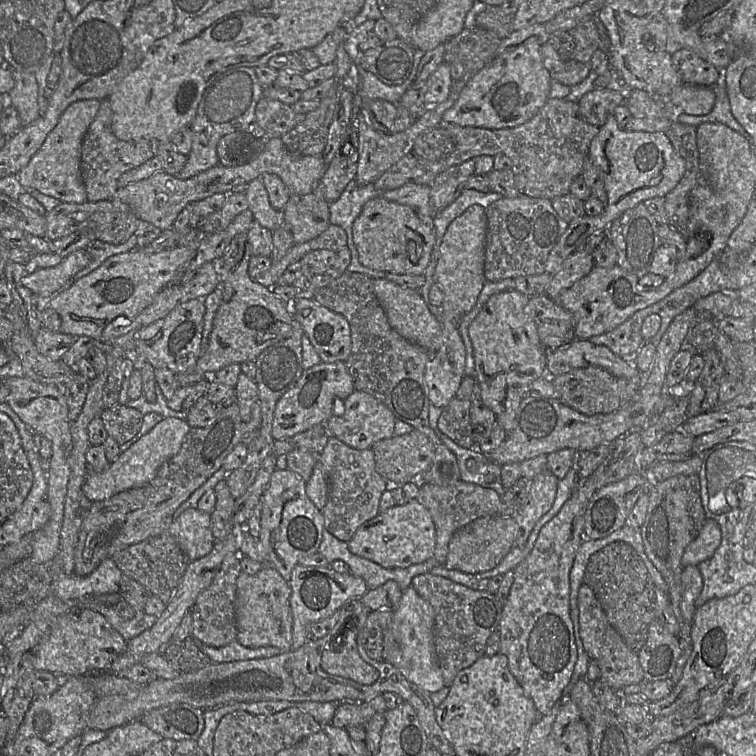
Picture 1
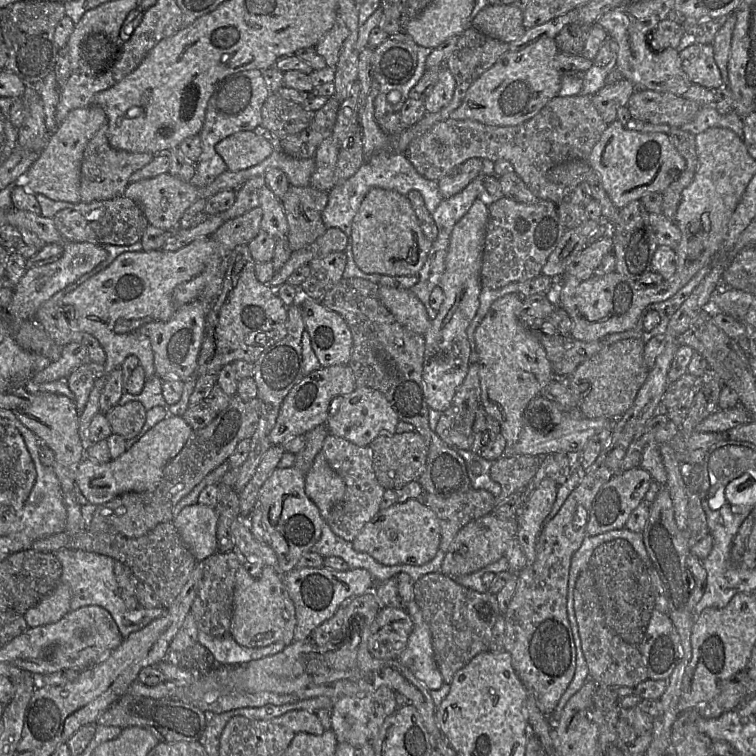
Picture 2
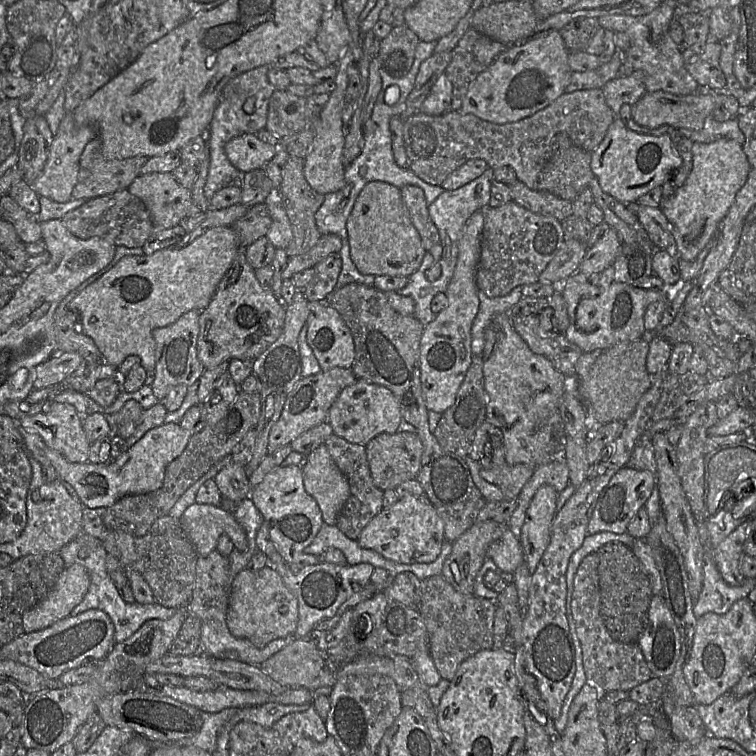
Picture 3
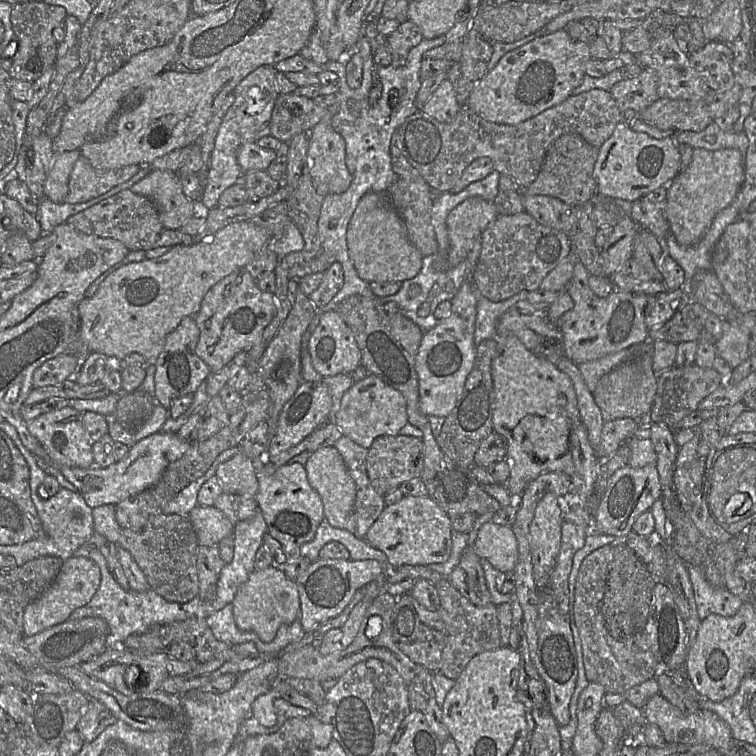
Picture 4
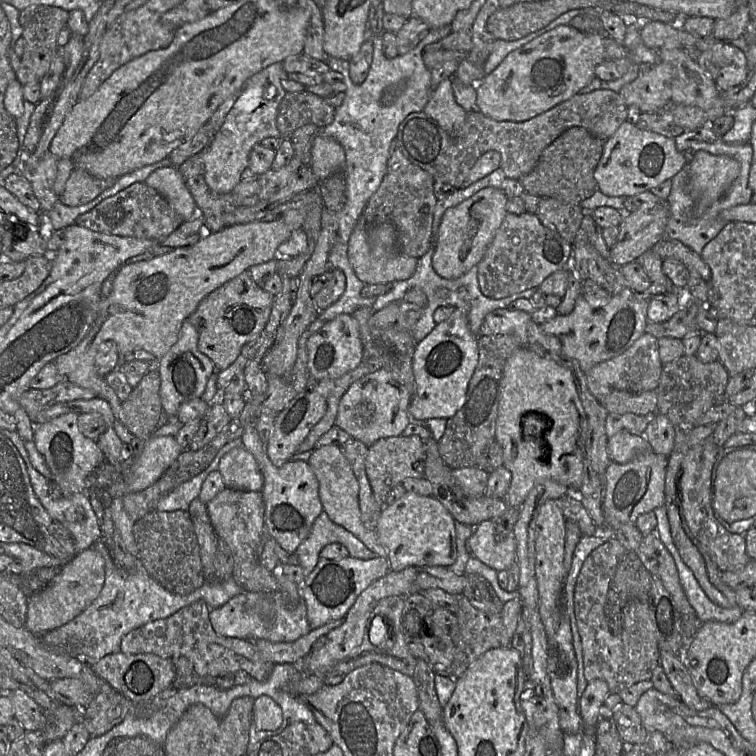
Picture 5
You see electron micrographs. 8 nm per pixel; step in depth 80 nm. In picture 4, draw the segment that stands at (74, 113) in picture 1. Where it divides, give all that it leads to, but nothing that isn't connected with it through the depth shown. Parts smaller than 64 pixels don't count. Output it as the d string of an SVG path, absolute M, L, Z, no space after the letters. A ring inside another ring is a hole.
M79 150L54 153L53 161L44 183L46 198L54 203L63 203L65 201L69 190L69 176L80 155Z

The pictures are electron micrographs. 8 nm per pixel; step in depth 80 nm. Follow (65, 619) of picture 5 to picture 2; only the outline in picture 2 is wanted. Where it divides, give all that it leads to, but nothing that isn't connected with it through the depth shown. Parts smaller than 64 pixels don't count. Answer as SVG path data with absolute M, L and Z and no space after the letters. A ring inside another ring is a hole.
M59 582L56 588L24 615L29 628L45 626L63 618L70 610L71 591Z

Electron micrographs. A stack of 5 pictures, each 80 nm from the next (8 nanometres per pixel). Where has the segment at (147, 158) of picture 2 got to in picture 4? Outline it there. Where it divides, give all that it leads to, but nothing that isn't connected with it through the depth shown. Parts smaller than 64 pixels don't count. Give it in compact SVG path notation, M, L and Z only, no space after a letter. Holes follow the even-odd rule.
M80 155L69 176L69 190L64 202L77 204L98 197L129 180L141 167L131 164L118 169L97 169Z

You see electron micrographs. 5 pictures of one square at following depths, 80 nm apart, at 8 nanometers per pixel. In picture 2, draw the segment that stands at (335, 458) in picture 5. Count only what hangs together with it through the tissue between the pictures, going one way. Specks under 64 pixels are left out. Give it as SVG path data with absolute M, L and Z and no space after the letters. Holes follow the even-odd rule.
M322 450L305 474L305 493L316 504L324 520L345 493L344 481L329 466Z

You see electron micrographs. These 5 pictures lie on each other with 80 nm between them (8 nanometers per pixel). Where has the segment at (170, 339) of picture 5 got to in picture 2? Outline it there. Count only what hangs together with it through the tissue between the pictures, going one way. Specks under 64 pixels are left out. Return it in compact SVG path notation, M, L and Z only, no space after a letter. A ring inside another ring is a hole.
M204 237L175 251L156 249L124 252L107 268L63 297L62 307L71 327L91 334L106 353L104 375L96 378L84 411L79 417L79 435L86 448L93 444L88 439L88 428L92 418L101 412L100 395L110 372L121 367L127 356L135 355L144 369L146 379L156 374L149 337L134 331L118 334L114 331L116 322L119 319L140 318L149 318L149 322L170 320L177 310L172 302L174 288L200 274L205 277L206 286L196 300L211 307L221 292L225 273L226 257L222 247L210 237Z

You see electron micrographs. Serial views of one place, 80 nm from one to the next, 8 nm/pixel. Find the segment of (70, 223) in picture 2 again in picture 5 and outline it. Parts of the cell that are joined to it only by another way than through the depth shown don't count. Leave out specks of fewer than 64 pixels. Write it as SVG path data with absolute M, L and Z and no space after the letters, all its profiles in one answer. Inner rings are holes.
M137 182L78 216L74 224L104 234L136 237L161 243L182 222L182 218L160 193L144 182Z

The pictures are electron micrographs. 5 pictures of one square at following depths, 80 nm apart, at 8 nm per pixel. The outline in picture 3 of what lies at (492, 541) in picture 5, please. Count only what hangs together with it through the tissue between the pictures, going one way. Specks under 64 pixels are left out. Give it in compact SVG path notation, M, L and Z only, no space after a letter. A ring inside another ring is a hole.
M508 525L504 526L501 537L487 550L491 559L501 572L514 573L524 562L524 553L519 539L514 536Z

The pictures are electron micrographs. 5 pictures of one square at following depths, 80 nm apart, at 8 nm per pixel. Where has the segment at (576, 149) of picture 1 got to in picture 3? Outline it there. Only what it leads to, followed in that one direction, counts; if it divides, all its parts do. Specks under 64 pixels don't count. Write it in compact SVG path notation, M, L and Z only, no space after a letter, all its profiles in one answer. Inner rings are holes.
M594 88L564 93L532 116L505 124L492 123L473 114L461 114L459 111L448 111L440 116L431 116L421 111L404 119L403 141L410 169L428 184L441 186L454 170L468 160L483 159L492 169L502 166L511 167L519 181L532 190L538 190L539 174L557 149L557 135L567 135L573 144L592 153L600 145L615 119L616 116L605 101L603 90Z

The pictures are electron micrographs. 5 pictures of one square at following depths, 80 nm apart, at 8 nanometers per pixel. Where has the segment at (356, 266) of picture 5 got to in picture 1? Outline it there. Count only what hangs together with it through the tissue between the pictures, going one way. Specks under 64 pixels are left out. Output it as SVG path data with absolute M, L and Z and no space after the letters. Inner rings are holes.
M382 196L373 198L364 205L361 213L355 219L352 232L359 261L363 266L376 271L401 275L424 275L435 244L435 227L432 230L425 226L411 207L388 201Z

